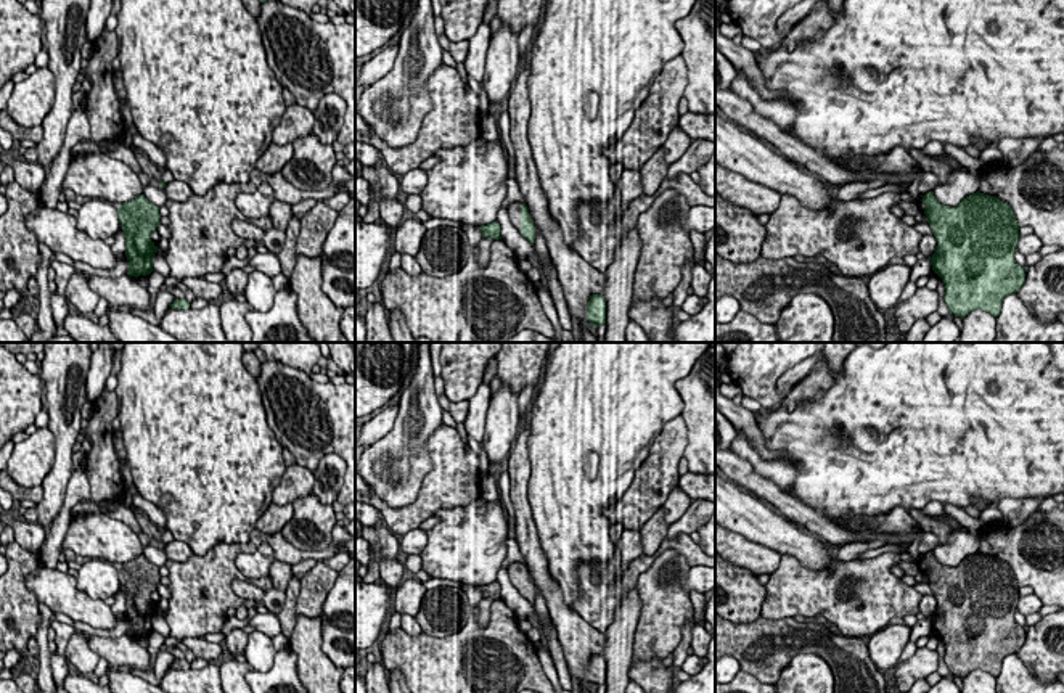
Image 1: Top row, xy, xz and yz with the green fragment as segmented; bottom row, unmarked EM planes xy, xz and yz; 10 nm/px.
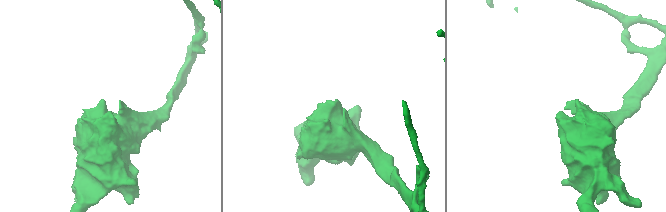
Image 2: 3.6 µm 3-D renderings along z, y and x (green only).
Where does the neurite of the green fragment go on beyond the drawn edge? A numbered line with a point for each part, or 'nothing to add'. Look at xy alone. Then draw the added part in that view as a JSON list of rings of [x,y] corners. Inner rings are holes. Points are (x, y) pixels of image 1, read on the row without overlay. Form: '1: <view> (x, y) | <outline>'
1: xy (147, 524) | [[[133,505],[130,508],[135,513],[135,518],[138,521],[141,531],[149,537],[149,545],[164,550],[161,547],[162,531],[141,510],[138,510]]]

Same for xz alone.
1: xz (515, 569) | [[[513,563],[508,566],[509,579],[513,585],[519,590],[521,593],[521,563]]]

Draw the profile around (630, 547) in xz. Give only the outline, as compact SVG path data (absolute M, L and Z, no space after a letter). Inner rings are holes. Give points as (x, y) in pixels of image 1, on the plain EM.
M624 529L617 548L620 550L620 571L616 574L616 580L619 582L628 564L643 553L640 531Z

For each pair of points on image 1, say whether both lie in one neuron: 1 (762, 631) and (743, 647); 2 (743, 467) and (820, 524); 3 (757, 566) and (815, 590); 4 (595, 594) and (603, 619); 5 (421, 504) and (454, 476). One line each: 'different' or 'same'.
1: same
2: same
3: different
4: same
5: same

